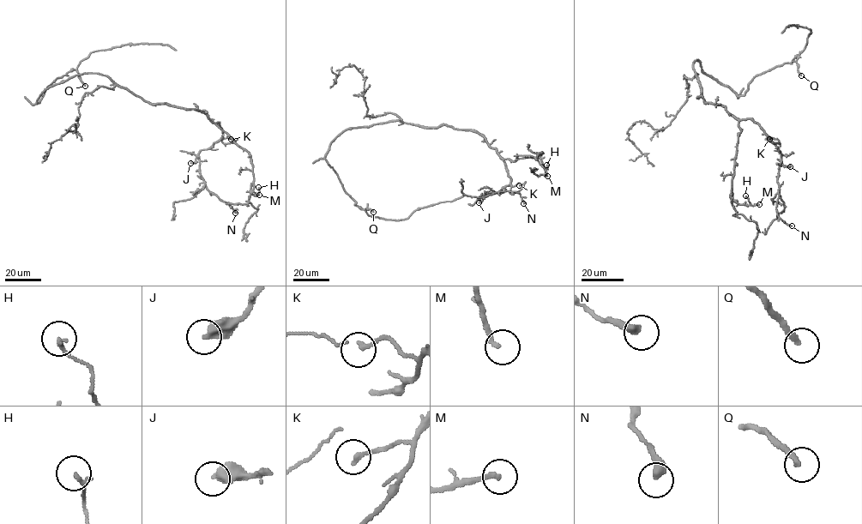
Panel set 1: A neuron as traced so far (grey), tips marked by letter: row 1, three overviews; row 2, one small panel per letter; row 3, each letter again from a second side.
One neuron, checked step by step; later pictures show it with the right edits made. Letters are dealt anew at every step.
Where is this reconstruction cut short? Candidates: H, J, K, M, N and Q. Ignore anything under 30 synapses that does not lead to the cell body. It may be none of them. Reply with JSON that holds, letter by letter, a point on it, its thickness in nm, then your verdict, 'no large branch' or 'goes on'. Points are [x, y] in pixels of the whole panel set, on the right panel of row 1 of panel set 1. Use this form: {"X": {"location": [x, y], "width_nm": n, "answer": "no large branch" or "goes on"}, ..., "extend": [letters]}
{"H": {"location": [745, 195], "width_nm": 150, "answer": "no large branch"}, "J": {"location": [790, 166], "width_nm": 550, "answer": "goes on"}, "K": {"location": [769, 139], "width_nm": 150, "answer": "no large branch"}, "M": {"location": [759, 204], "width_nm": 190, "answer": "goes on"}, "N": {"location": [792, 225], "width_nm": 360, "answer": "no large branch"}, "Q": {"location": [801, 75], "width_nm": 240, "answer": "goes on"}, "extend": ["J", "M", "Q"]}

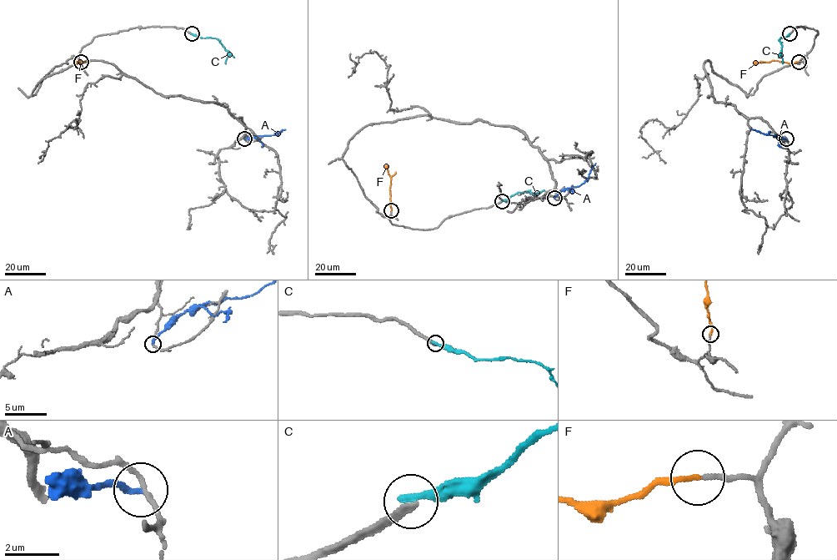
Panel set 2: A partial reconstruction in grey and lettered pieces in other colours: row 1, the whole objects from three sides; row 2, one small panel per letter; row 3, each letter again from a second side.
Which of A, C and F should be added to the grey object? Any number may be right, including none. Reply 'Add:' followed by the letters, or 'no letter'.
Add: F

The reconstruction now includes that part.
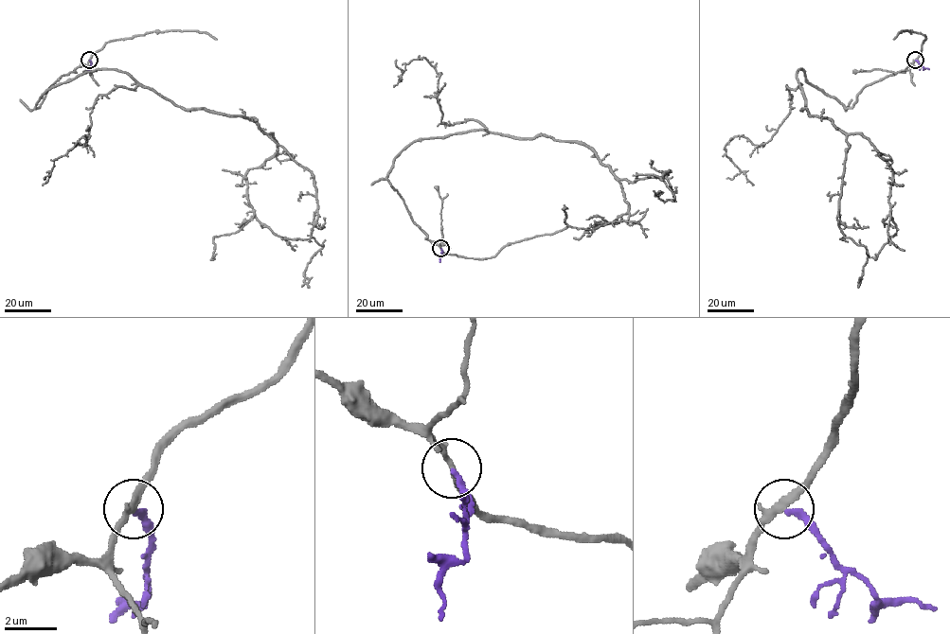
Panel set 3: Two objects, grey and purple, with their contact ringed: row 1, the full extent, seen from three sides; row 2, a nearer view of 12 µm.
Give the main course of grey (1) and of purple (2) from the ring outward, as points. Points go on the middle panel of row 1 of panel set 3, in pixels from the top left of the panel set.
1: (440, 248), (386, 178), (422, 139), (485, 130), (584, 144), (619, 179), (669, 172), (674, 198), (661, 194)
2: (440, 248), (440, 261)

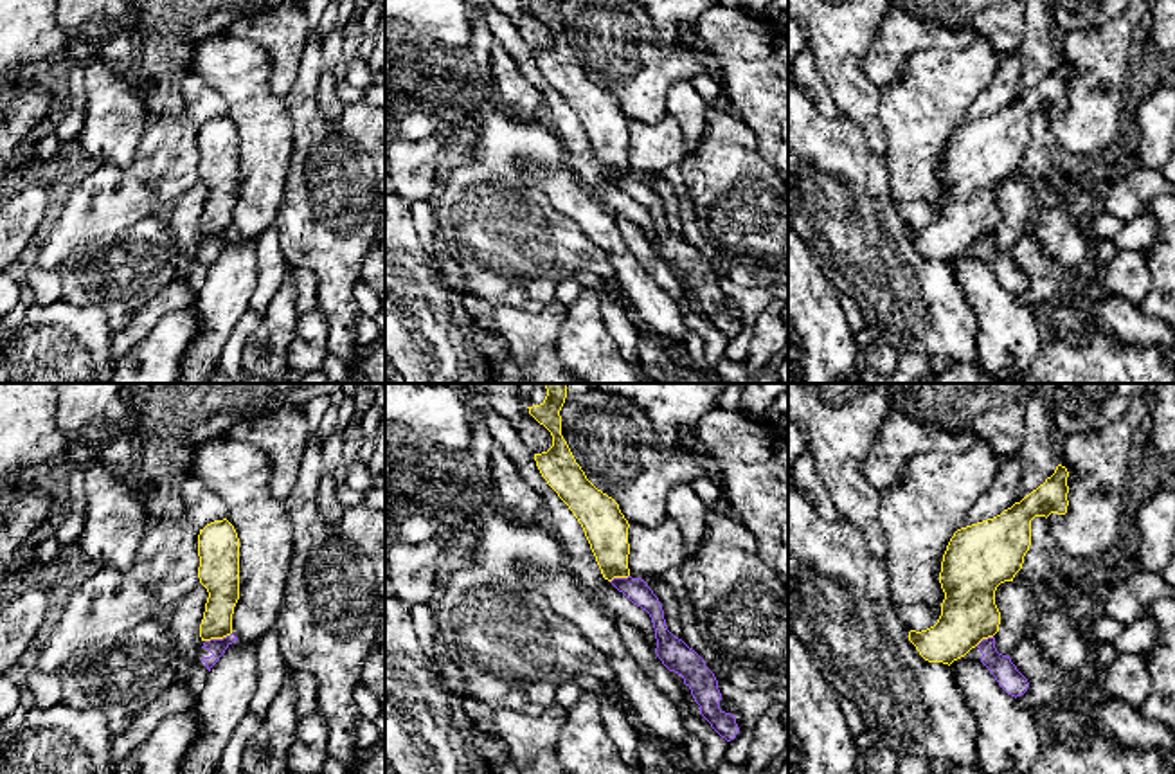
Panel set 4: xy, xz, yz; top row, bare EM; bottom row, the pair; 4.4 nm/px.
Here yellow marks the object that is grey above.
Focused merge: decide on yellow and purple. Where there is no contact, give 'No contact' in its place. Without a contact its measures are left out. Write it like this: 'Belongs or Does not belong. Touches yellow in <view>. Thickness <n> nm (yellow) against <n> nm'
Does not belong. Touches yellow in xy. Thickness 160 nm (yellow) against 80 nm

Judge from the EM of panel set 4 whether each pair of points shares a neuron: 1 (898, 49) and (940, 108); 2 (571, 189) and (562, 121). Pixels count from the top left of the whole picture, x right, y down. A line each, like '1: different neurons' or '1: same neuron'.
1: different neurons
2: different neurons

